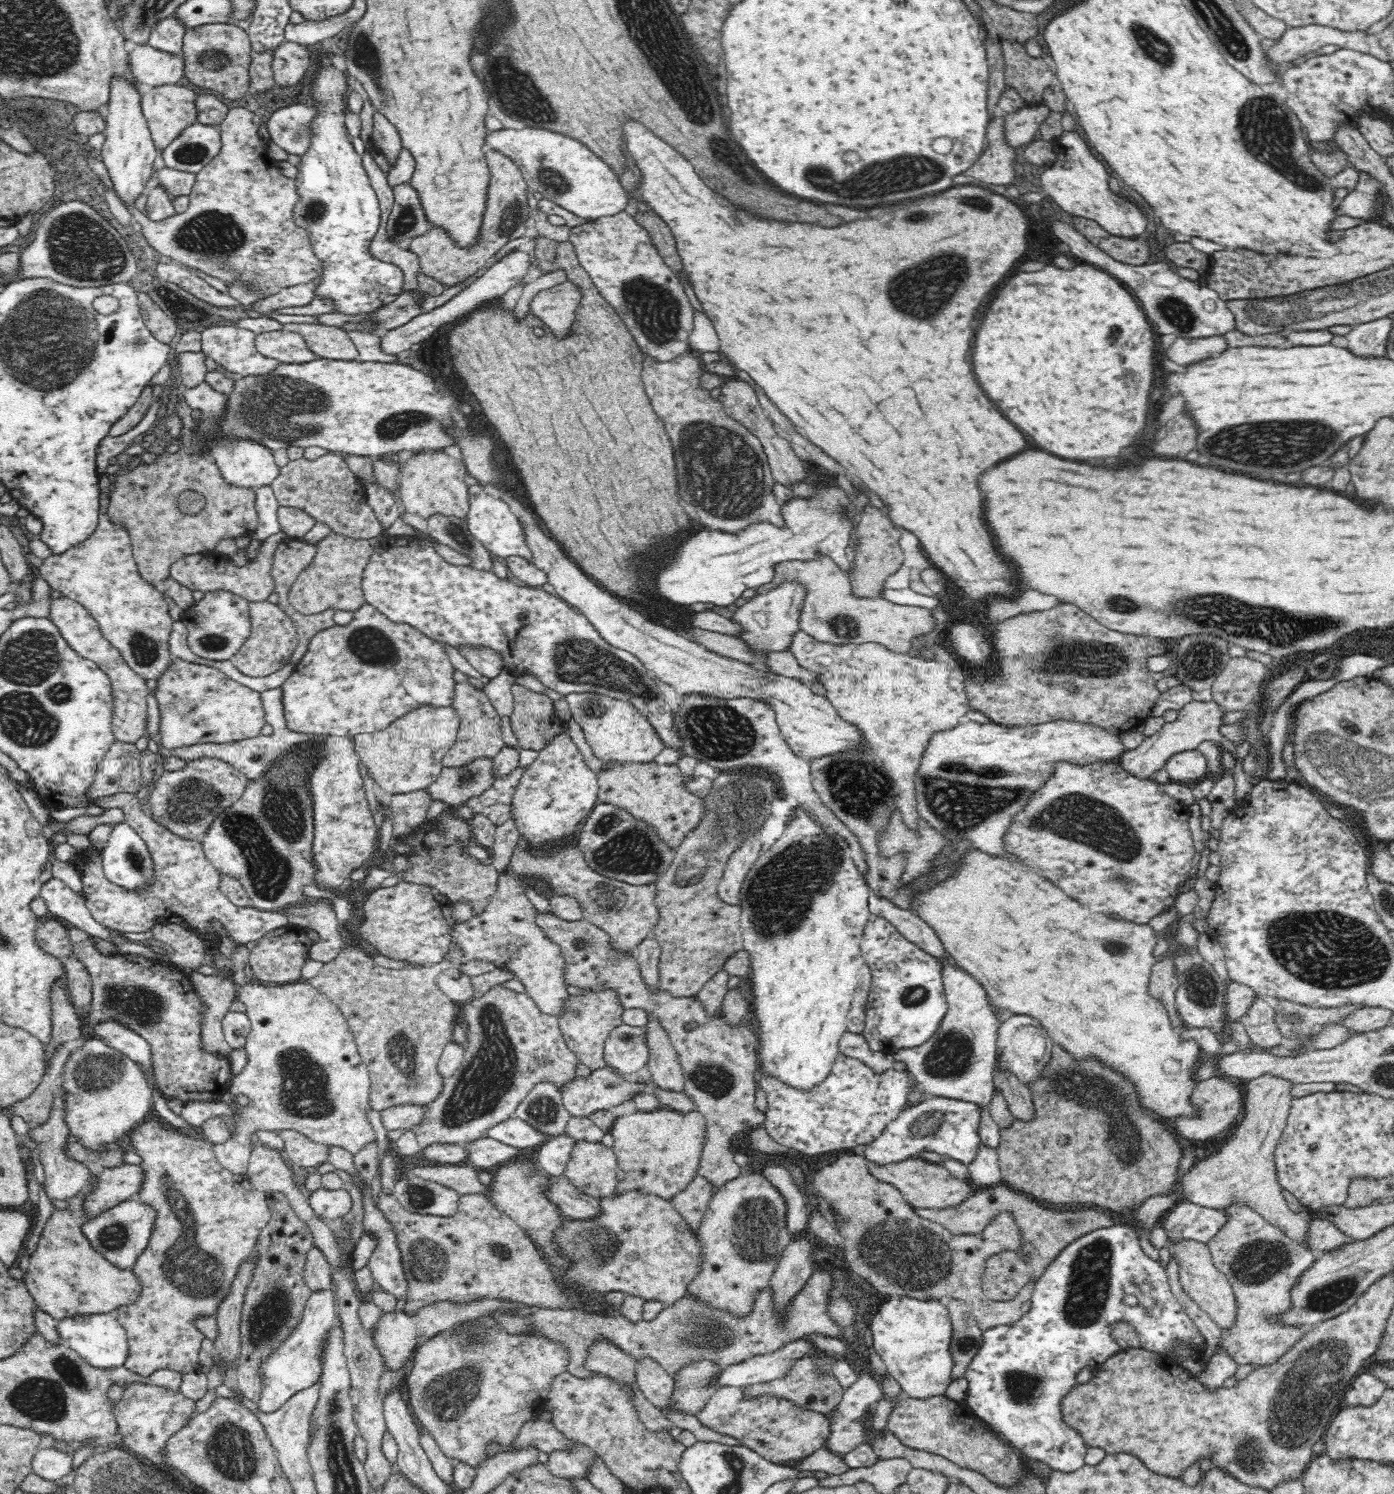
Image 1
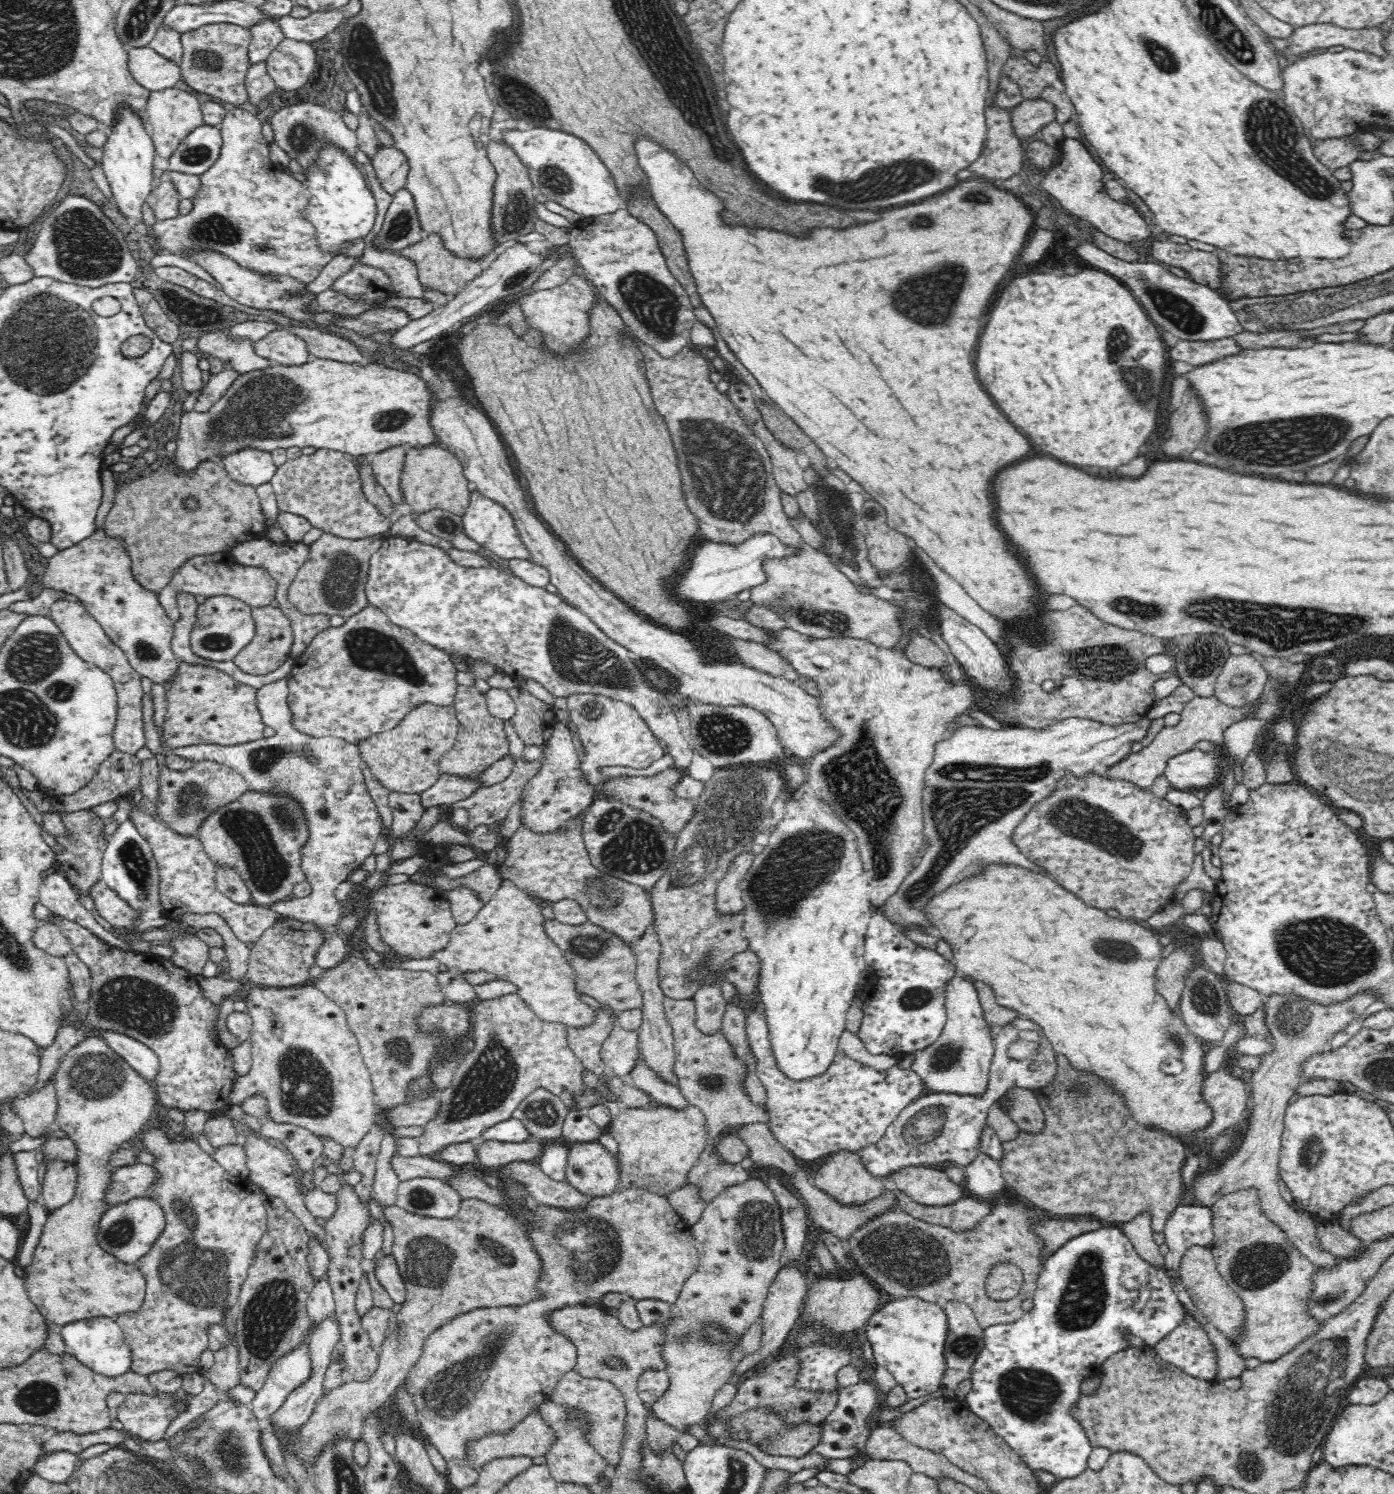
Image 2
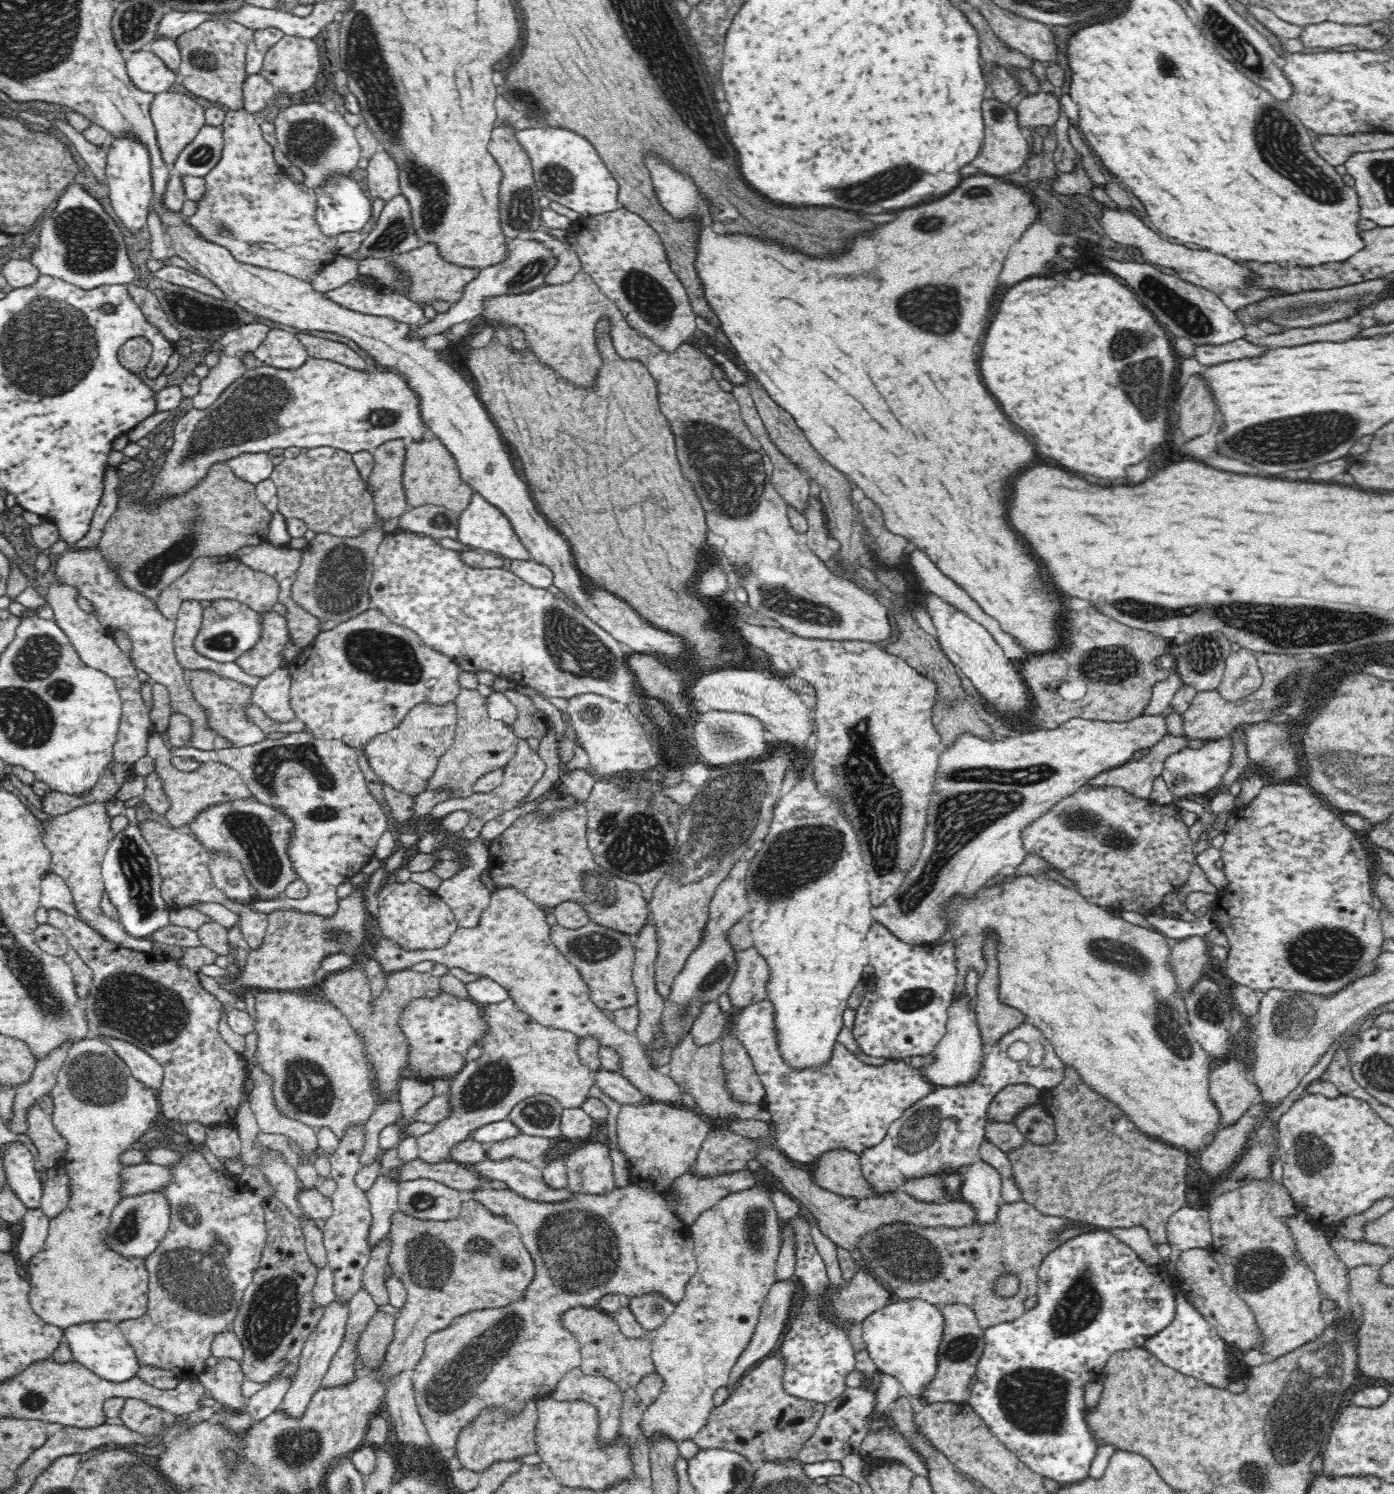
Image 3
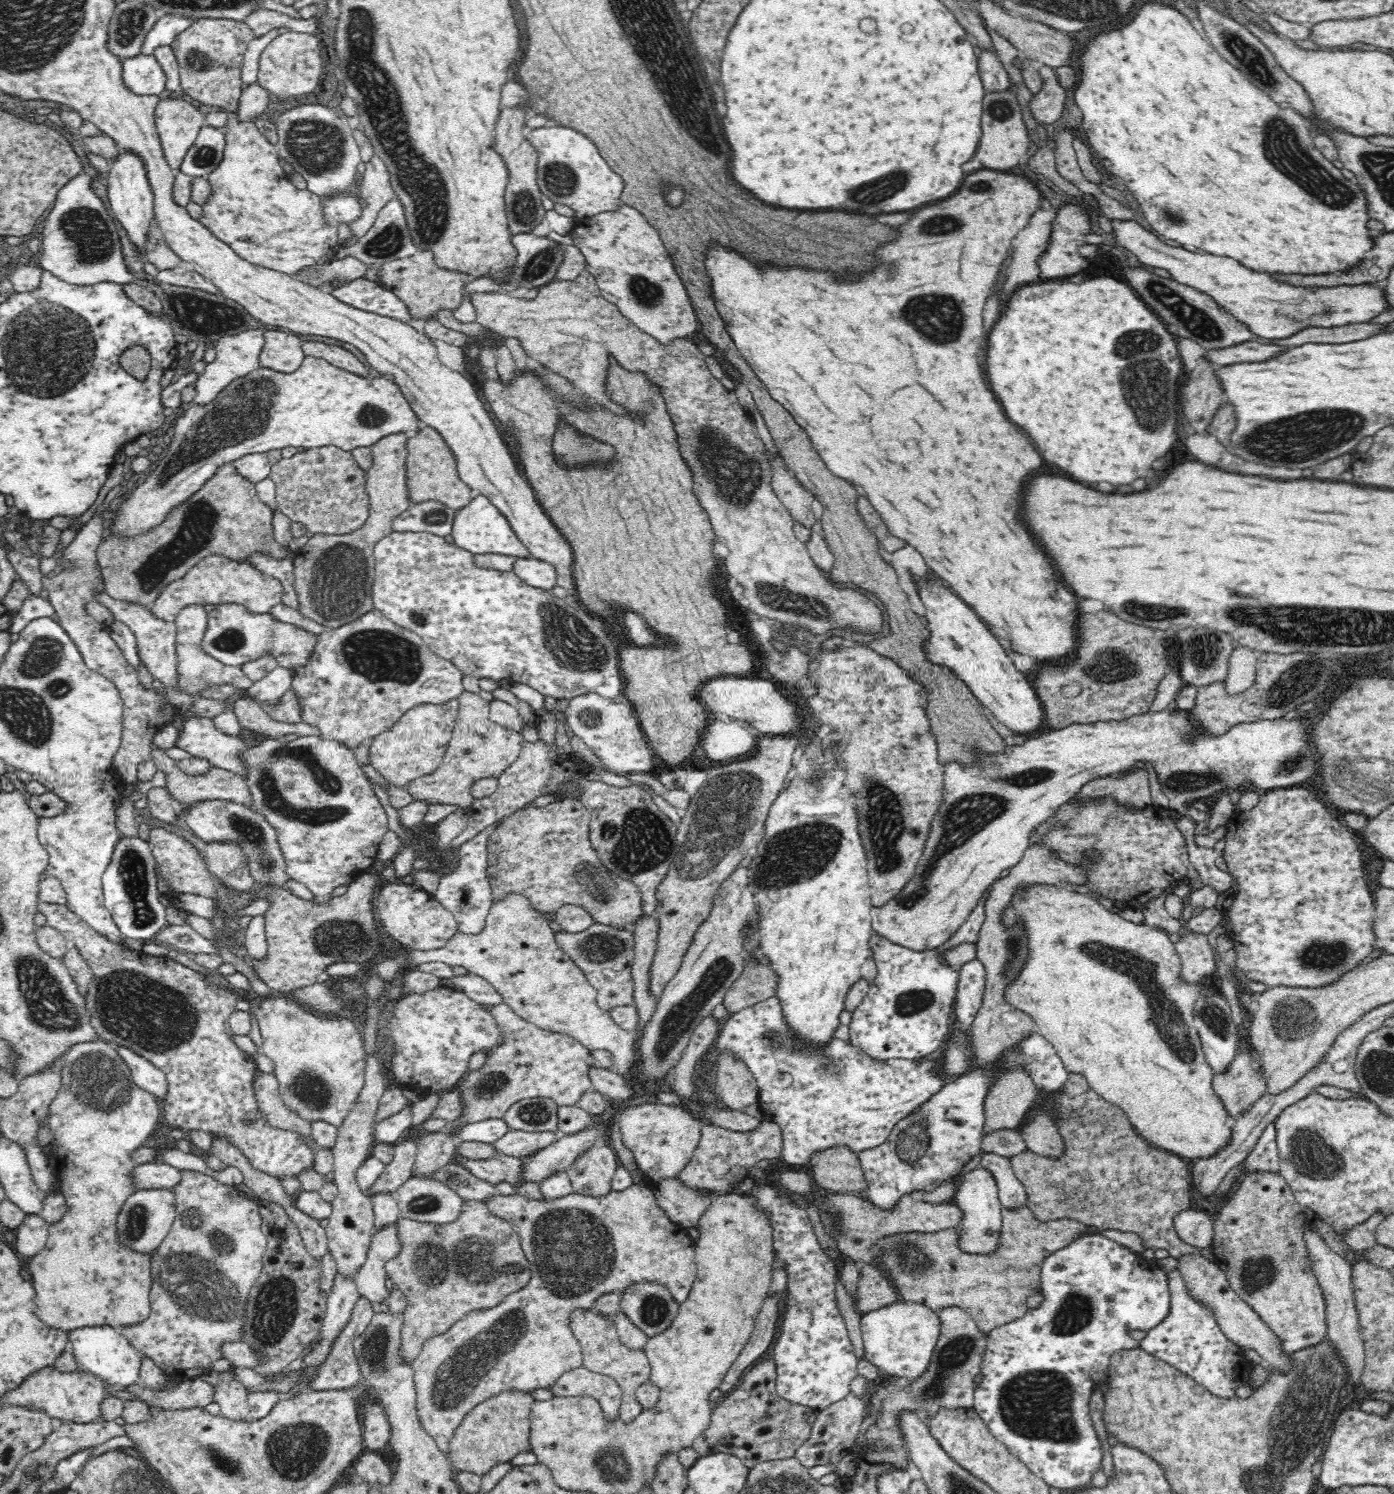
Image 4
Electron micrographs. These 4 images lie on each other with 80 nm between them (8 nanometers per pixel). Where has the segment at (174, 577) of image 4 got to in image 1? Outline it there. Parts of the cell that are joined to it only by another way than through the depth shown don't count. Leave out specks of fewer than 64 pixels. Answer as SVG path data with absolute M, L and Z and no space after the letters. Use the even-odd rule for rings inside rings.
M180 449L171 454L167 451L158 455L152 463L138 465L132 470L118 476L114 482L114 490L109 494L108 514L115 522L121 522L128 529L131 538L131 548L140 576L150 584L163 581L170 575L170 566L189 555L212 552L222 538L236 538L242 534L250 535L258 526L258 515L255 505L255 489L240 488L229 485L222 475L218 465L206 458L205 454L188 454ZM184 490L196 490L204 494L206 505L203 514L197 517L182 513L176 505L176 497Z

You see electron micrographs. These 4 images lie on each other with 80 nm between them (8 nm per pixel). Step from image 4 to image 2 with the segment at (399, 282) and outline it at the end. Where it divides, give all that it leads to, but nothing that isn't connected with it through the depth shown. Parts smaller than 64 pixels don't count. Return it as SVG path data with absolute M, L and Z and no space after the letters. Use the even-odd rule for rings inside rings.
M436 233L424 234L423 238L406 246L398 252L410 260L416 262L418 267L418 278L422 283L422 287L428 285L433 289L440 290L449 298L459 294L461 289L464 288L468 282L476 279L481 275L482 264L480 263L487 254L484 256L456 256L453 252L450 252L444 245L441 236Z

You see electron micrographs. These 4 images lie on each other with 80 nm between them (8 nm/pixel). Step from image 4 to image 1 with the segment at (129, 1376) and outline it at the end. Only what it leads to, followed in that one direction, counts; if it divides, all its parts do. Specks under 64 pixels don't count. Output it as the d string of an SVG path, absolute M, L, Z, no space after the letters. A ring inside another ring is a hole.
M114 1313L76 1314L70 1318L60 1318L56 1324L60 1343L75 1350L83 1360L100 1369L120 1367L128 1356L128 1337L125 1328L117 1321Z

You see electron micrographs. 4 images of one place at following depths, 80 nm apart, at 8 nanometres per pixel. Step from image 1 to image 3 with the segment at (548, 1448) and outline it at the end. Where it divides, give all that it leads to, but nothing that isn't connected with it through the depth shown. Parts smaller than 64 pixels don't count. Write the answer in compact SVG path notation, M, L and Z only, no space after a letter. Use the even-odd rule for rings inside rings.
M534 1401L527 1402L527 1405L515 1417L502 1412L500 1407L484 1409L469 1427L464 1427L460 1431L457 1456L462 1466L480 1473L494 1462L537 1454L537 1422L537 1404Z

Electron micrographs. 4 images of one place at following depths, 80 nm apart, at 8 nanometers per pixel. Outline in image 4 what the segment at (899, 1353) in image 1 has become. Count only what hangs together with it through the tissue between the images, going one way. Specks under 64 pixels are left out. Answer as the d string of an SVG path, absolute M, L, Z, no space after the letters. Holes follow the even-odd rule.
M899 1300L861 1316L864 1356L880 1369L881 1374L905 1377L911 1385L930 1370L940 1329L941 1320L936 1311L921 1303Z

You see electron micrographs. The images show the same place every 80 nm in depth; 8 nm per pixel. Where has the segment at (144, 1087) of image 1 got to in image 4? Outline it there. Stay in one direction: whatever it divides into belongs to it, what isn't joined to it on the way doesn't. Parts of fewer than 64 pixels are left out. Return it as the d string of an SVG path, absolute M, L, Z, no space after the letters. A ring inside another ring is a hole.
M102 1039L74 1044L63 1054L65 1065L61 1070L61 1086L49 1106L48 1125L55 1138L52 1160L56 1179L61 1183L68 1210L48 1230L45 1248L28 1260L32 1284L36 1290L33 1299L36 1316L52 1328L65 1330L84 1326L109 1324L120 1328L148 1318L151 1303L151 1256L127 1250L117 1242L116 1218L124 1200L134 1194L132 1170L137 1164L130 1154L146 1145L146 1139L160 1120L157 1097L140 1088L130 1077L131 1070L120 1057L115 1046Z

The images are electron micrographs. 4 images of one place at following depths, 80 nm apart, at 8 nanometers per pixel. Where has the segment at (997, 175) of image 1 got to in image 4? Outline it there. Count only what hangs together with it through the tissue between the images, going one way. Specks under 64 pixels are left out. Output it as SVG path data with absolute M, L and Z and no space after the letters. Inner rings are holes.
M1012 89L986 93L983 102L982 140L974 156L988 170L1014 171L1015 166L1020 164L1020 160L1028 154L1028 148L1030 148L1030 136L1022 119L1022 108L1020 108L1016 93Z

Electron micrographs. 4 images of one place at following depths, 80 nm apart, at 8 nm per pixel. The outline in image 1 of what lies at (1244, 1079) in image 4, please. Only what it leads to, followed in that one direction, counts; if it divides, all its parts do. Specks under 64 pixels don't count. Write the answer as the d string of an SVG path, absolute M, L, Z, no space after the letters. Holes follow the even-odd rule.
M1218 1075L1197 1083L1190 1094L1190 1103L1194 1107L1194 1114L1192 1116L1180 1114L1178 1118L1174 1118L1175 1124L1172 1128L1174 1127L1176 1133L1184 1138L1208 1140L1213 1136L1218 1136L1220 1132L1228 1130L1238 1120L1242 1104L1244 1104L1244 1096L1240 1092L1240 1087L1230 1083L1226 1077Z

